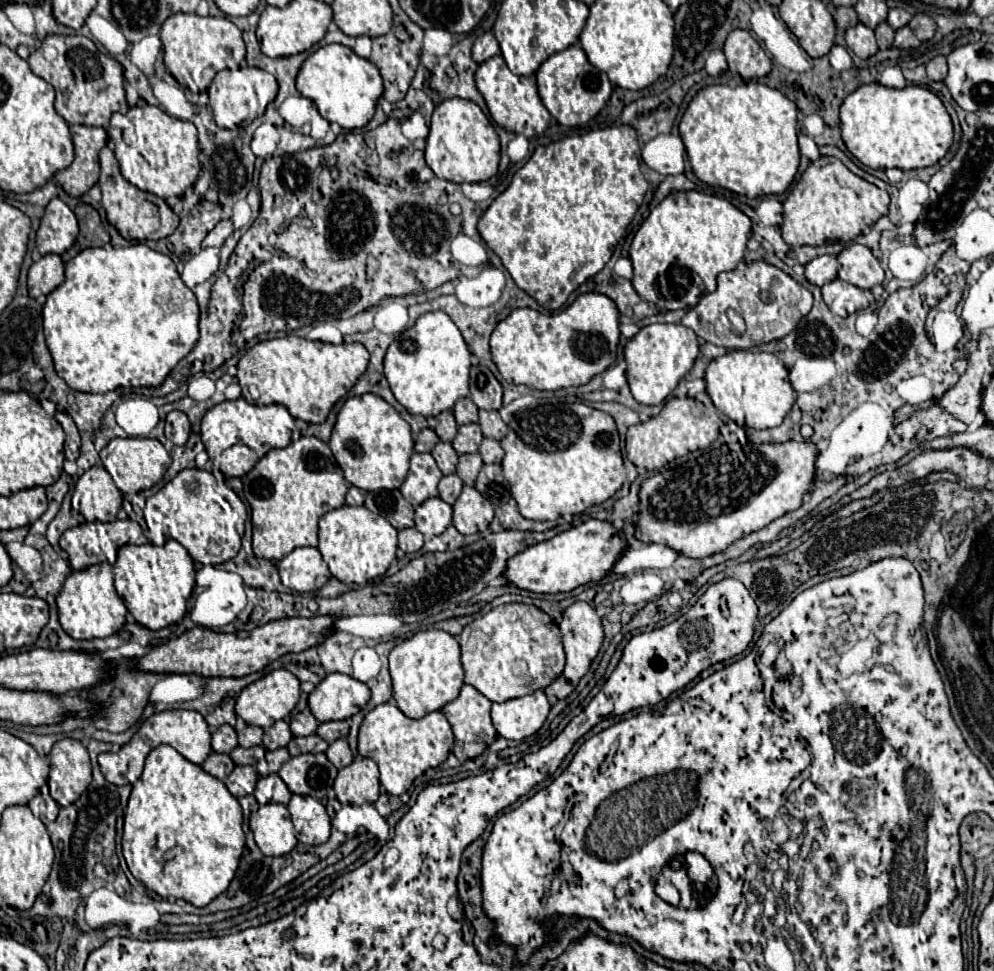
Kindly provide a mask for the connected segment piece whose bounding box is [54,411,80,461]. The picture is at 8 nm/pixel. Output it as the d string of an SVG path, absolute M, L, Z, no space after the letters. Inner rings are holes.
M56 411L54 419L62 425L64 433L66 433L66 443L64 443L64 453L68 461L76 461L78 453L80 453L80 433L72 421L72 417L68 417L68 413L64 411Z

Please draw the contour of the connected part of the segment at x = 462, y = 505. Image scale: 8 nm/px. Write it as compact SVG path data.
M464 487L454 503L454 527L462 535L472 535L488 529L494 519L494 509L486 497L474 487Z

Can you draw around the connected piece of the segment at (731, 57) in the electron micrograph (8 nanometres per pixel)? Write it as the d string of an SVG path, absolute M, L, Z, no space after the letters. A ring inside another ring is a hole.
M736 29L728 35L724 43L724 55L728 59L728 67L734 75L742 79L758 79L770 73L772 61L760 47L760 43L744 29Z

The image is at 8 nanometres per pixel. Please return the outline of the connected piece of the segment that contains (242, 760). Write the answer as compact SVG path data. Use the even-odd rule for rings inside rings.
M236 747L230 757L236 765L256 765L262 757L264 757L264 747L250 747L250 749L244 749L244 747Z

